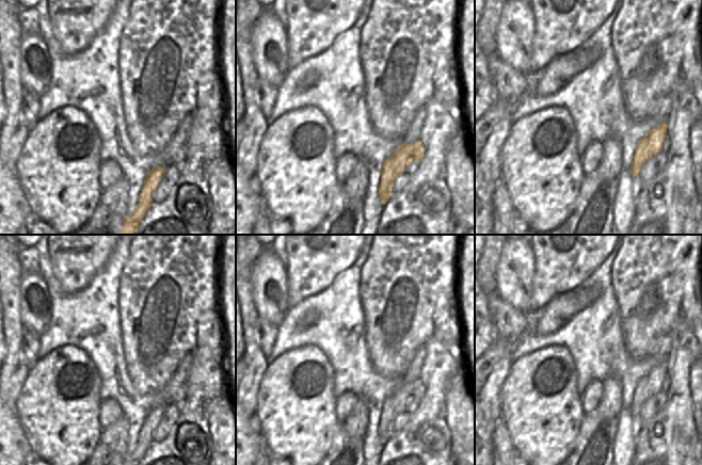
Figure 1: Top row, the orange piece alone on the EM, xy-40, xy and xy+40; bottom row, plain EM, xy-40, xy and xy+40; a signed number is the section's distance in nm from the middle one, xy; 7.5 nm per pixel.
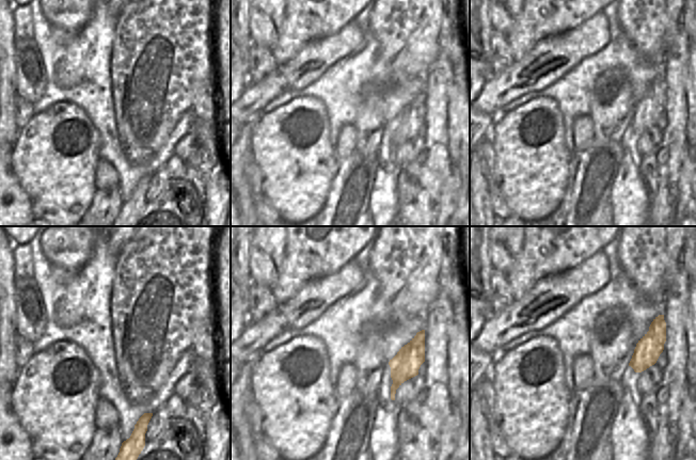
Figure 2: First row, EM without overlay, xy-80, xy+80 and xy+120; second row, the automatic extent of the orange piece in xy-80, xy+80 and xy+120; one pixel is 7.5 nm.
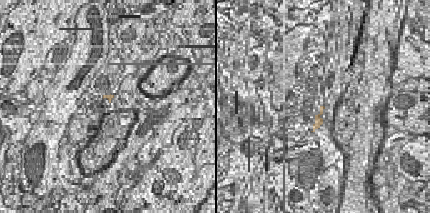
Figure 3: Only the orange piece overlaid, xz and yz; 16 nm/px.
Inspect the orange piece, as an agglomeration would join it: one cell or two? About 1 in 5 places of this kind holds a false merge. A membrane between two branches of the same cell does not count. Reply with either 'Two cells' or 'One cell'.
One cell

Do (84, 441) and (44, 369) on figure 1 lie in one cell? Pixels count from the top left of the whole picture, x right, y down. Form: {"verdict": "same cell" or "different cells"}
{"verdict": "same cell"}

